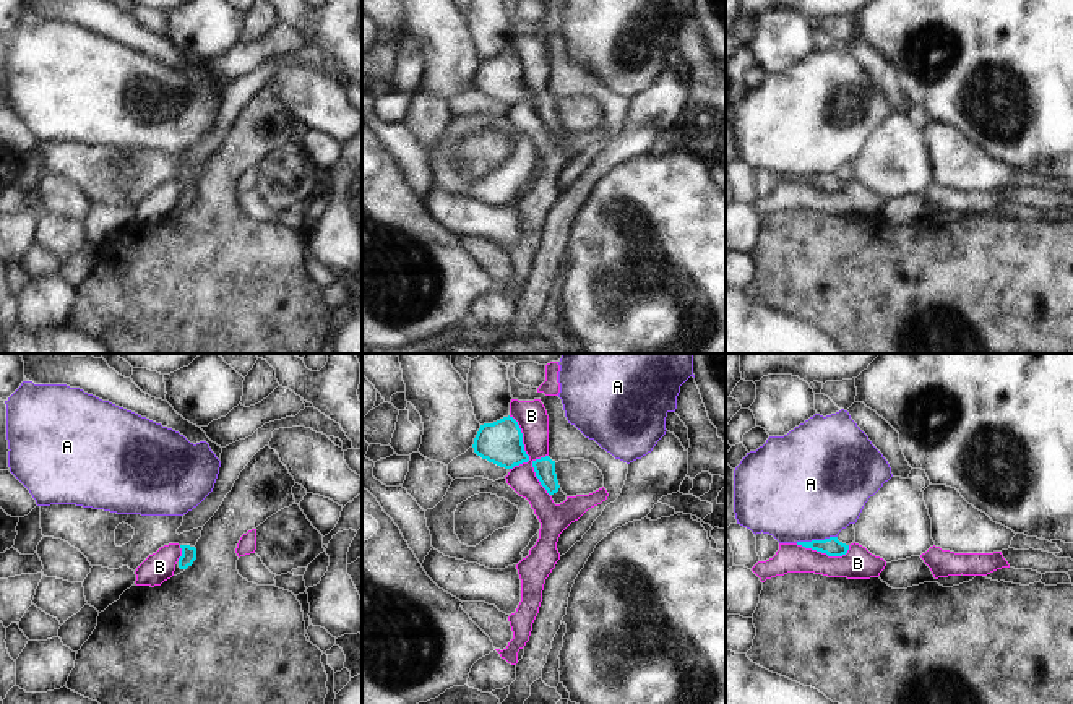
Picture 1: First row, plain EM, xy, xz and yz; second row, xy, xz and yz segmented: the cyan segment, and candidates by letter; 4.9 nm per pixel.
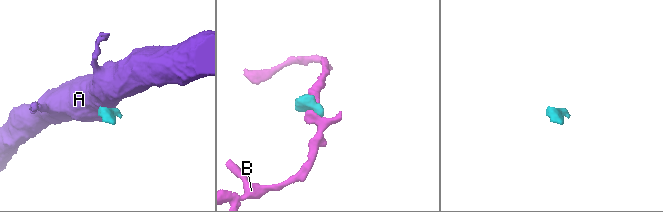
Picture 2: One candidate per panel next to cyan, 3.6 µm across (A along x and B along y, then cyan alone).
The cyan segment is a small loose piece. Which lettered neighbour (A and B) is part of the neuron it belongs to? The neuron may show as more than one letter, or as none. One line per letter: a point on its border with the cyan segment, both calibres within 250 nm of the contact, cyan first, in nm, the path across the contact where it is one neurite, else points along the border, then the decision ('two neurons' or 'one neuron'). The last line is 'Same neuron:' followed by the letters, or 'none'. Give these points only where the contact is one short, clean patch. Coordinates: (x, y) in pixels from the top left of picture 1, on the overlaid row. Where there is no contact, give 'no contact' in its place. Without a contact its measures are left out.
A: meets cyan in yz at (815, 540); 90 nm thick on the cyan side, 500 nm on the other; border along yz (836, 536), (796, 542); two neurons
B: meets cyan in xz at (526, 455); 200 nm thick on the cyan side, 160 nm on the other; border along xz (508, 416), (517, 422), (534, 476), (549, 495); two neurons
Same neuron: none

